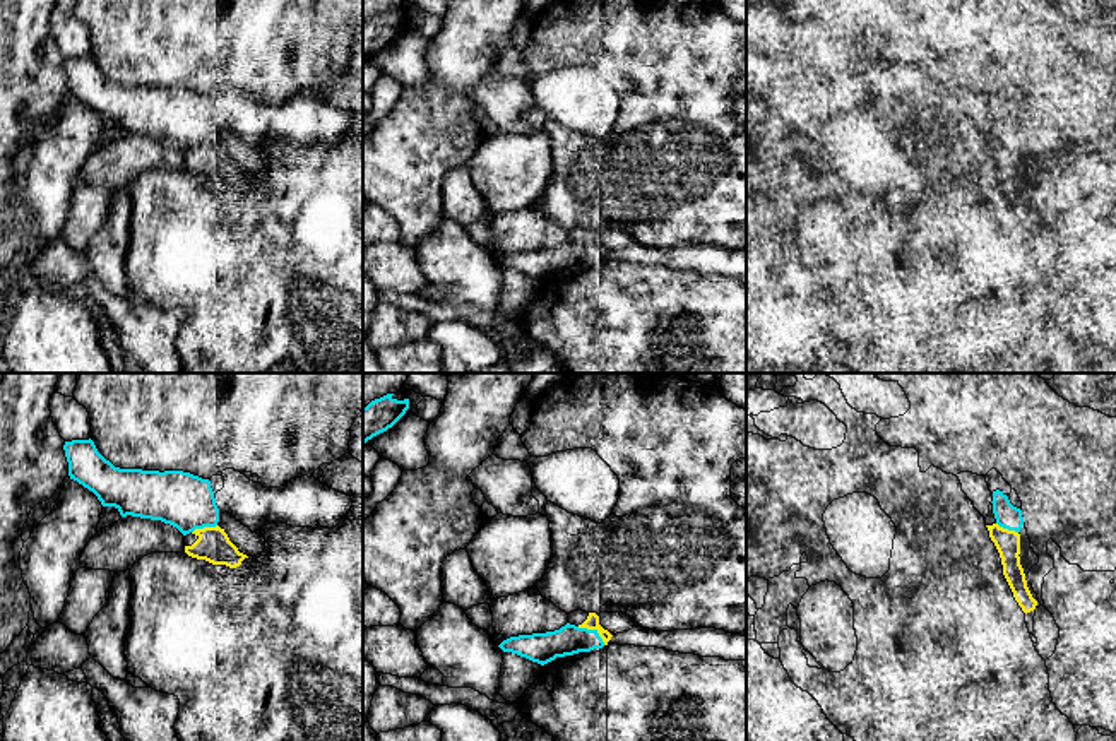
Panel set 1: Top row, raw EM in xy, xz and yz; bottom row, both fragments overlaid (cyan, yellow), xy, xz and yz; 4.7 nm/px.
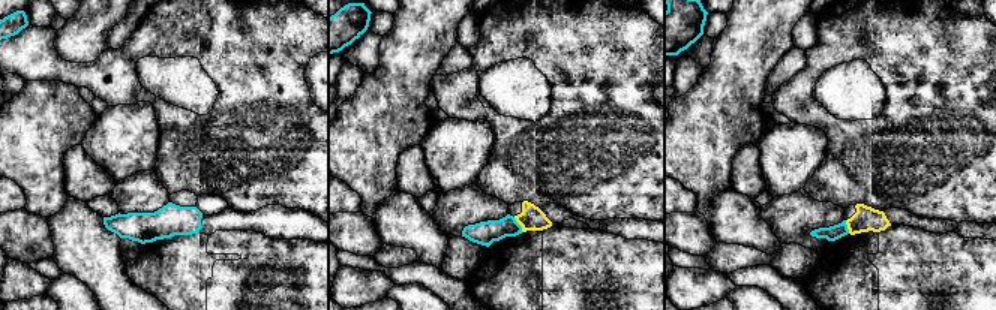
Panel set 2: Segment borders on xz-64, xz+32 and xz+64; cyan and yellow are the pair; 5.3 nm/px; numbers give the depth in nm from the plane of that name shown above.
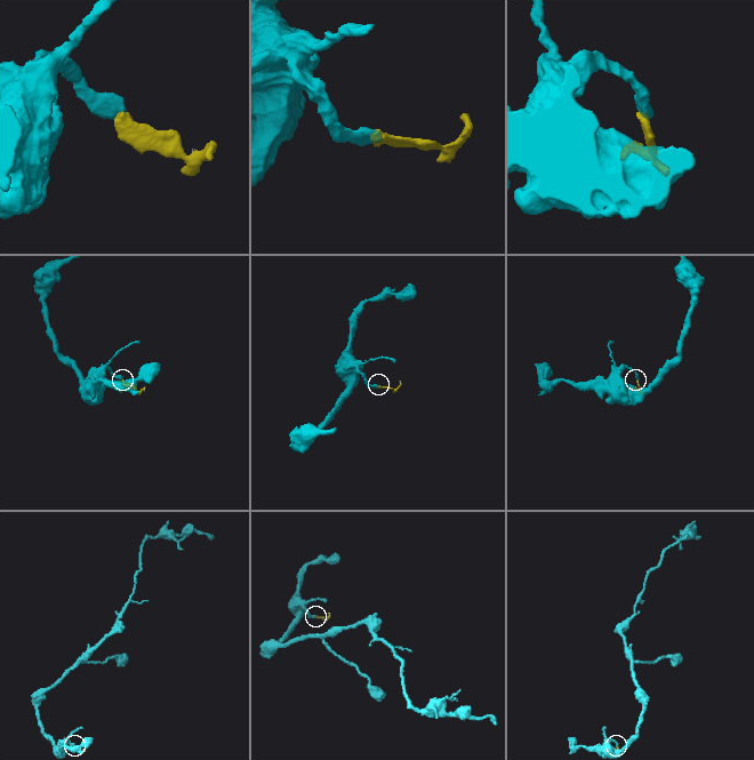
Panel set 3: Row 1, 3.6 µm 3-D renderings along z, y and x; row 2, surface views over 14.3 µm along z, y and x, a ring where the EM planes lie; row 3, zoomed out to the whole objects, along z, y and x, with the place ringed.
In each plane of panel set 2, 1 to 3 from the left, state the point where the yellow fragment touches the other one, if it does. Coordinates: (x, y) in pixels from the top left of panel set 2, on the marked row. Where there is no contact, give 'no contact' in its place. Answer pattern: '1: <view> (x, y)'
1: no contact
2: xz+32 (519, 225)
3: xz+64 (846, 226)

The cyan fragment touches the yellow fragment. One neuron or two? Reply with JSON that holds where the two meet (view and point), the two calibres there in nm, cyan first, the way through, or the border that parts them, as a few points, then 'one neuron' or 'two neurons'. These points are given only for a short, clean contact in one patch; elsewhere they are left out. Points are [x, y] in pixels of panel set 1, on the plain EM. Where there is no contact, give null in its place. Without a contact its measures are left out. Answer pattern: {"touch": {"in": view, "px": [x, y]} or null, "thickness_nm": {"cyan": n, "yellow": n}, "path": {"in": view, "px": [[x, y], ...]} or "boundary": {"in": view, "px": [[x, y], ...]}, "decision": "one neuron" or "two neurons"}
{"touch": {"in": "xz", "px": [593, 247]}, "thickness_nm": {"cyan": 140, "yellow": 60}, "decision": "two neurons"}

